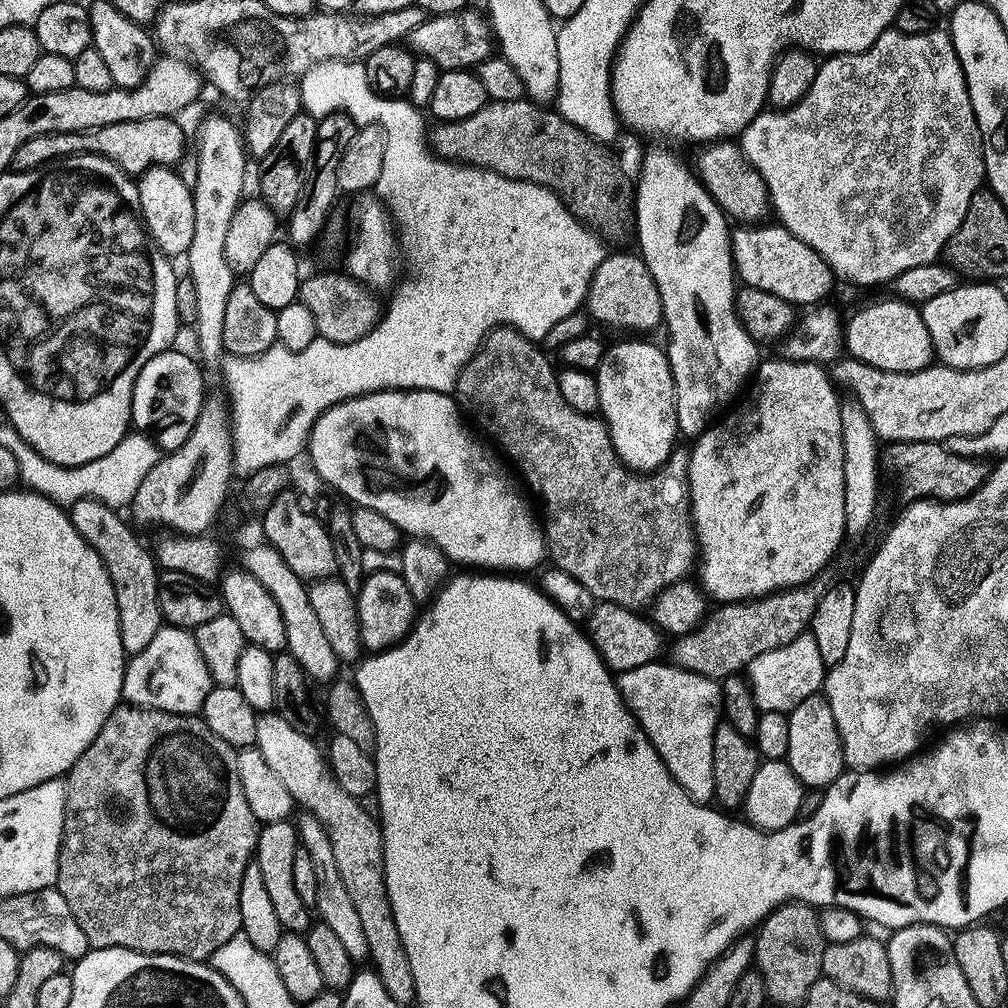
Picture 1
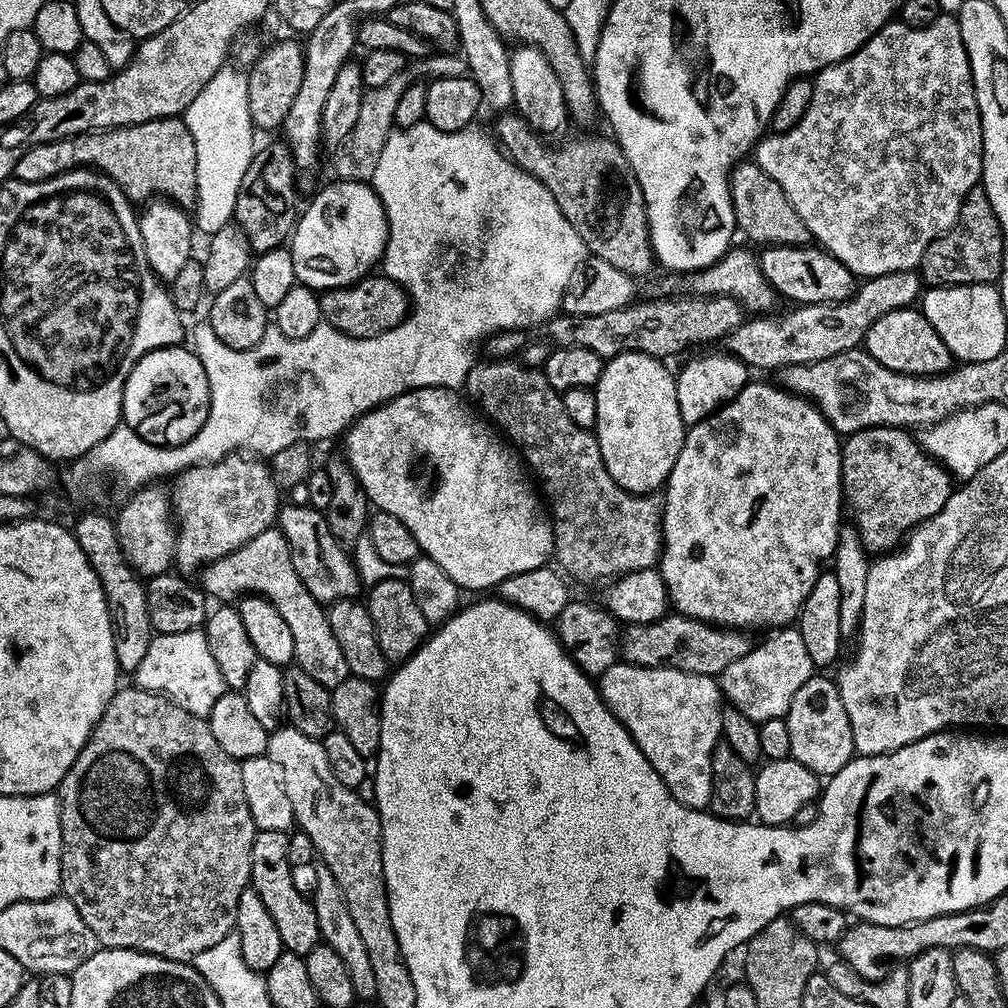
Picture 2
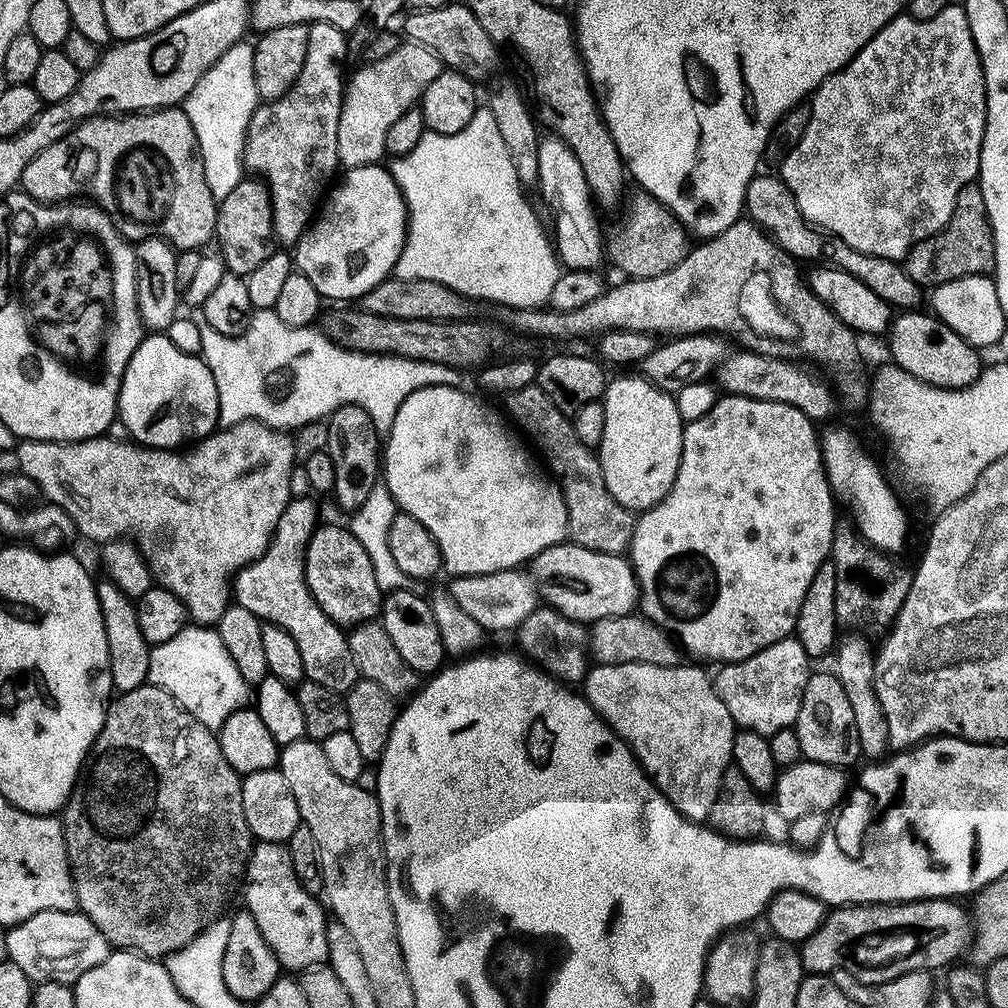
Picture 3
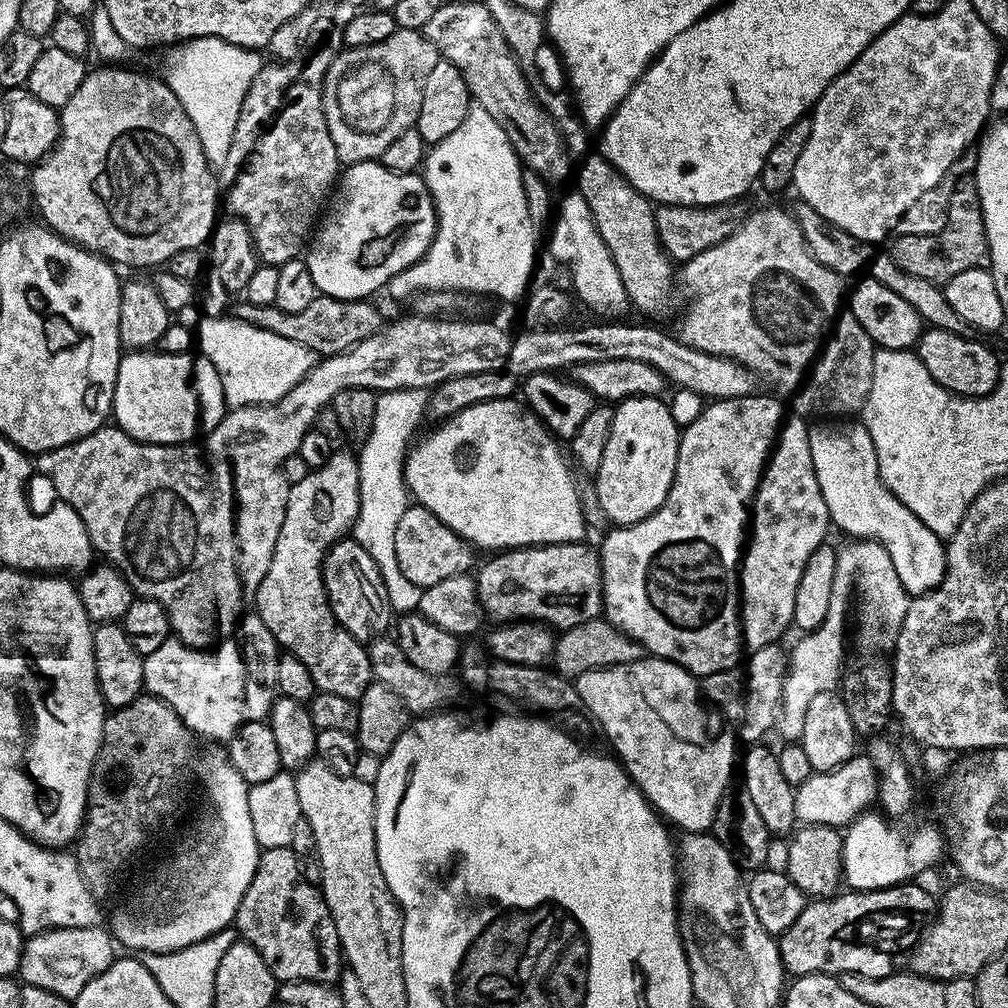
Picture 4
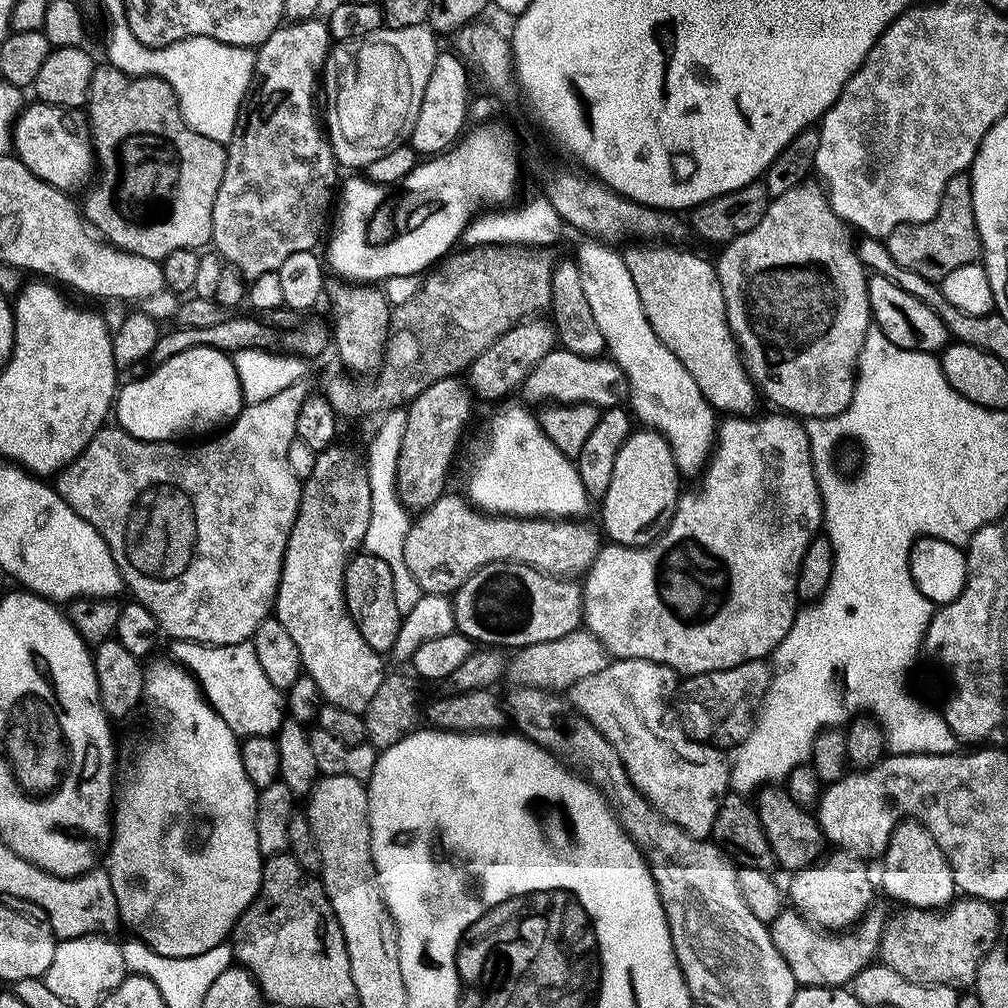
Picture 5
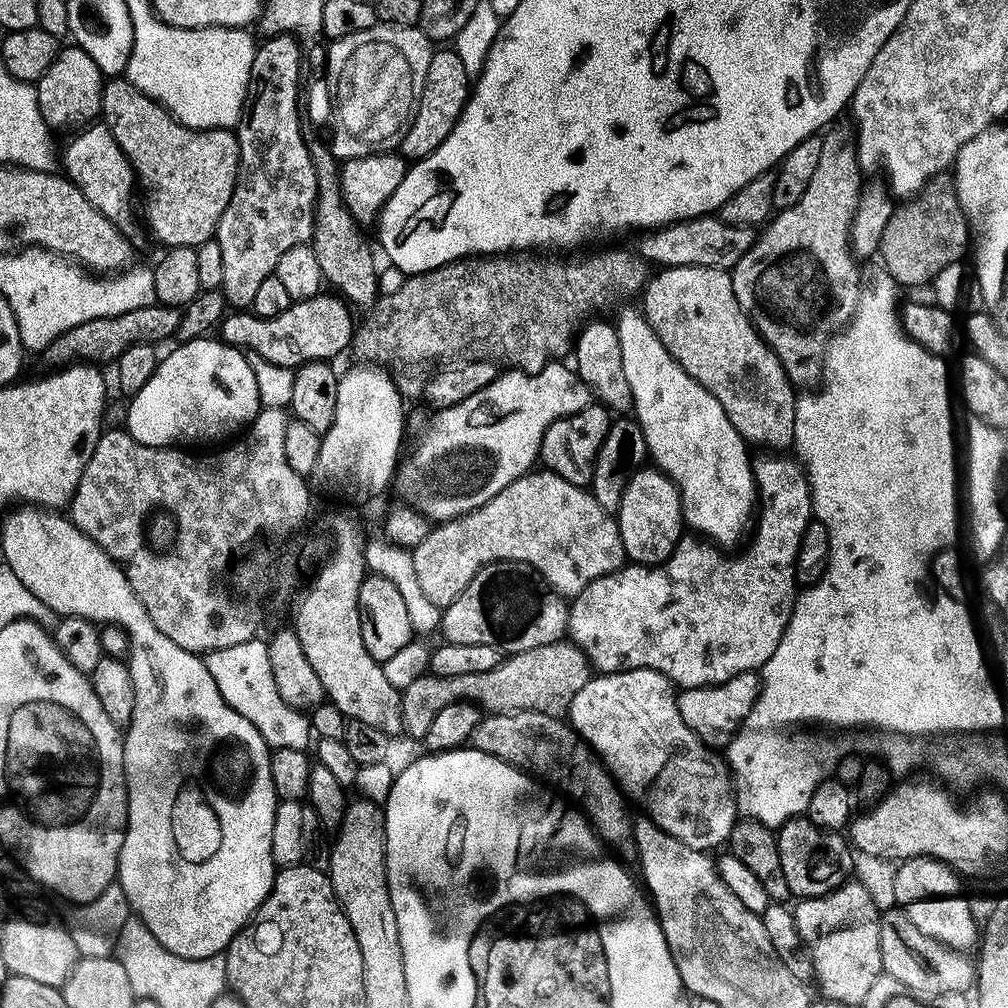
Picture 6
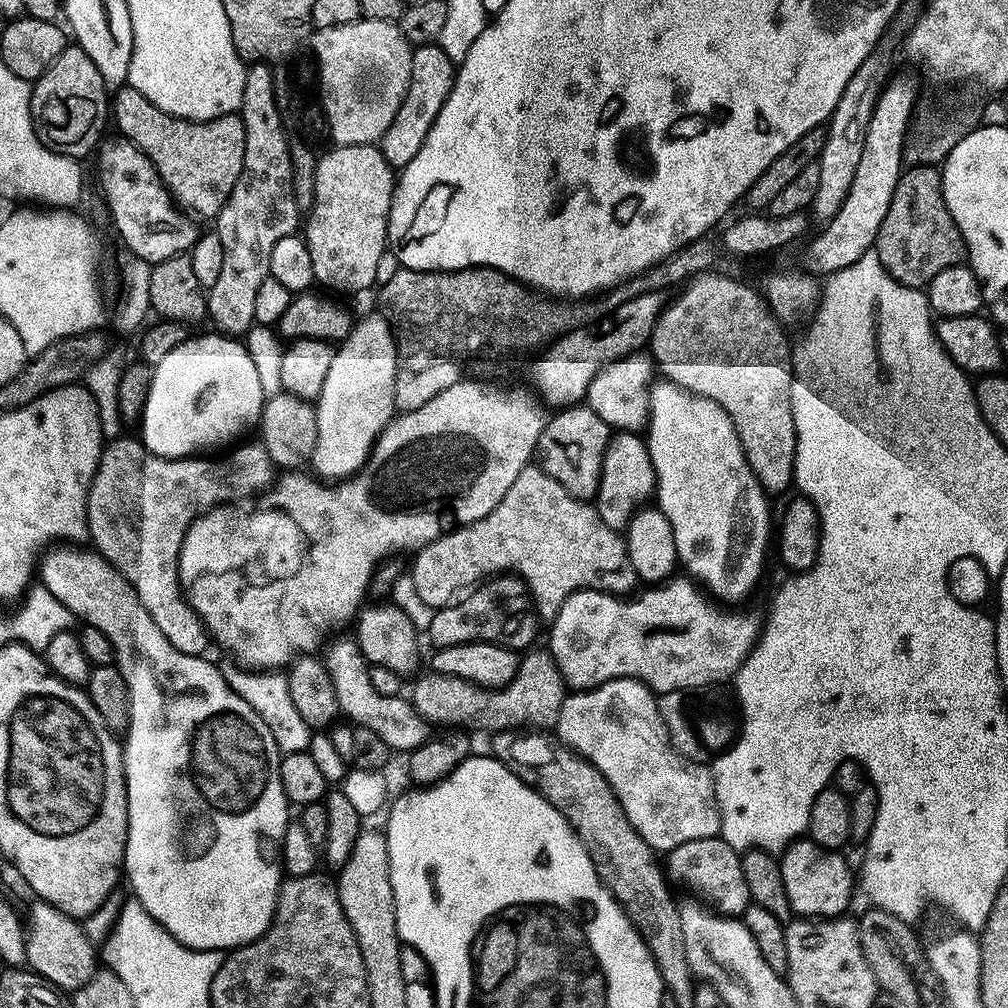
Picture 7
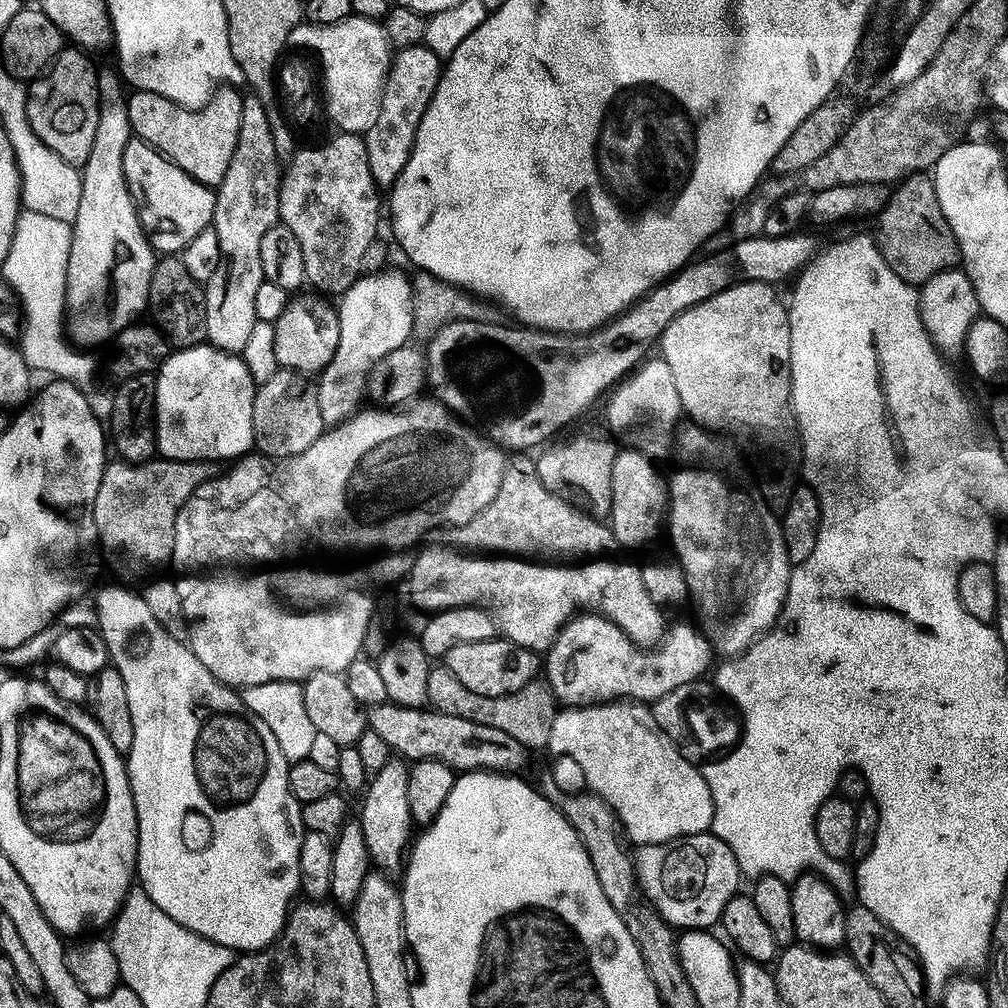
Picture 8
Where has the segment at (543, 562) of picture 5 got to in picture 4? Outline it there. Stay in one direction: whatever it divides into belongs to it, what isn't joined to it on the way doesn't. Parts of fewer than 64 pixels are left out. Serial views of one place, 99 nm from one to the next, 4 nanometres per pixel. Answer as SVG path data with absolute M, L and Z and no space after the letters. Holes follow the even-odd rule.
M413 503L402 514L402 518L398 521L394 543L399 569L421 589L434 586L444 578L463 576L473 571L473 545L454 530L450 530L450 526L442 523L434 513L426 510L421 504Z

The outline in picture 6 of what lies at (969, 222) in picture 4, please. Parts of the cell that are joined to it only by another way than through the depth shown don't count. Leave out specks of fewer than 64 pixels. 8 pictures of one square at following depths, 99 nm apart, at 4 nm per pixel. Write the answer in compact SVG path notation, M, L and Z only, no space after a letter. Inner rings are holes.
M940 172L922 191L897 203L882 233L878 253L883 271L897 285L920 288L931 285L932 279L946 266L959 264L970 252L970 225L964 207L956 193L955 179L948 172Z

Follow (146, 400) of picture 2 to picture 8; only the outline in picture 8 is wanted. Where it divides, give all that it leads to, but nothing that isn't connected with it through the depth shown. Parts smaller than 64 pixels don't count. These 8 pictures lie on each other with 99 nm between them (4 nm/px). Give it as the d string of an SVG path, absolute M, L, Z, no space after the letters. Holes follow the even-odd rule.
M207 342L196 344L193 348L182 348L168 355L155 373L155 378L156 451L163 459L232 462L253 451L252 423L258 384L252 378L252 370L244 365L239 355L218 350Z

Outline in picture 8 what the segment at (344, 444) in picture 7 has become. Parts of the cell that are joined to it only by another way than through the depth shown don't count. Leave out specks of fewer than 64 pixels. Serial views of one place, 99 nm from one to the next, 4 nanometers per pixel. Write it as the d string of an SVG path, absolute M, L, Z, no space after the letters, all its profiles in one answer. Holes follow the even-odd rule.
M372 270L361 275L360 279L355 280L339 297L340 333L338 334L338 350L334 350L334 358L330 358L330 362L324 367L323 372L319 373L318 383L315 385L318 406L322 410L325 425L335 426L341 420L347 420L361 407L360 399L365 399L368 374L372 371L372 367L379 360L383 360L386 354L390 354L390 350L398 350L403 344L409 343L410 337L408 335L413 335L411 279L407 275L404 277L400 272L380 271L384 270Z

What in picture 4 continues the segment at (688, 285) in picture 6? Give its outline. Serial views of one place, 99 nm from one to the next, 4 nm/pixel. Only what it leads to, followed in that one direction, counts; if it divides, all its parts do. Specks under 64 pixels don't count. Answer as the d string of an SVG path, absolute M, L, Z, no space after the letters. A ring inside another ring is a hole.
M599 154L586 157L581 164L579 161L574 172L574 180L575 176L575 187L582 194L582 198L586 198L598 234L602 242L606 242L606 250L610 250L614 258L614 266L618 266L618 278L622 278L622 286L628 295L629 305L633 309L636 307L638 311L645 312L648 315L645 317L652 318L655 312L660 312L667 306L668 299L672 296L672 280L674 284L674 272L672 276L674 261L664 251L660 244L659 234L656 233L653 201L643 196L605 156Z

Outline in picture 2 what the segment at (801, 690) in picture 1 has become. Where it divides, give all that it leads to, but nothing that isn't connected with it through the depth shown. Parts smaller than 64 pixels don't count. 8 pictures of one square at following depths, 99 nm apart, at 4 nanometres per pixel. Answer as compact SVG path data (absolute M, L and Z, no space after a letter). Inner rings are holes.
M785 626L779 630L773 631L769 640L764 640L753 646L738 662L730 662L726 670L718 678L720 691L723 699L731 707L742 710L746 718L763 722L766 720L779 720L787 713L790 702L794 702L794 694L798 694L798 689L806 686L806 682L814 674L814 665L810 662L810 654L806 651L806 644L802 642L802 634L799 627Z

